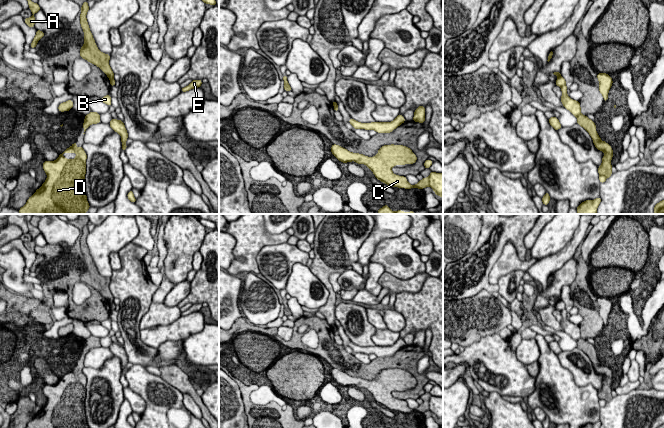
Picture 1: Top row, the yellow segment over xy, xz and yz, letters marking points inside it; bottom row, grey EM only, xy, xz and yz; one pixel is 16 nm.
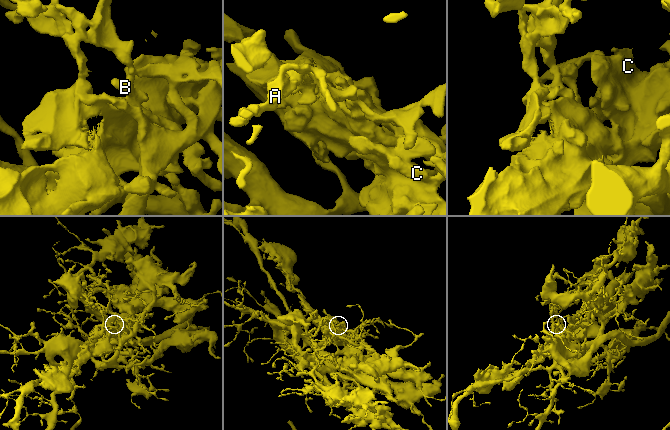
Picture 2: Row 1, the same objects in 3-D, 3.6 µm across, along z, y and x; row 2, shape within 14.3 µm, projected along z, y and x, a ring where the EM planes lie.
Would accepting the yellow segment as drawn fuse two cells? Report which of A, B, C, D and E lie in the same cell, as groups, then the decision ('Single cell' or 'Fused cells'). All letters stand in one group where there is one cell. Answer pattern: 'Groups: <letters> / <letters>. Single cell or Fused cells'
Groups: A C D / B E. Fused cells

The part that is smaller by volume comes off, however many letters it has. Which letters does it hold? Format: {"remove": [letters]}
{"remove": ["A", "C", "D"]}

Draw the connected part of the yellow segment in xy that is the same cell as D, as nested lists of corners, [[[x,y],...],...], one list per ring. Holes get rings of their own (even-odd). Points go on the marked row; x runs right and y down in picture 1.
[[[76,142],[67,148],[55,161],[45,160],[42,167],[47,179],[36,192],[28,198],[26,204],[19,209],[19,214],[85,214],[90,205],[85,189],[87,155],[83,147],[77,148]],[[64,153],[76,153],[74,159],[63,157]]]

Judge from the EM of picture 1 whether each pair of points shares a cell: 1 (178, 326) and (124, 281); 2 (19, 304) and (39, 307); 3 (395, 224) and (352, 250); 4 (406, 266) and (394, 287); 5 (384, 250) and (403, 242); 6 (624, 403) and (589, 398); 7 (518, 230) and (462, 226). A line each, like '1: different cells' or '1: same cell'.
1: different cells
2: same cell
3: different cells
4: different cells
5: same cell
6: different cells
7: different cells

